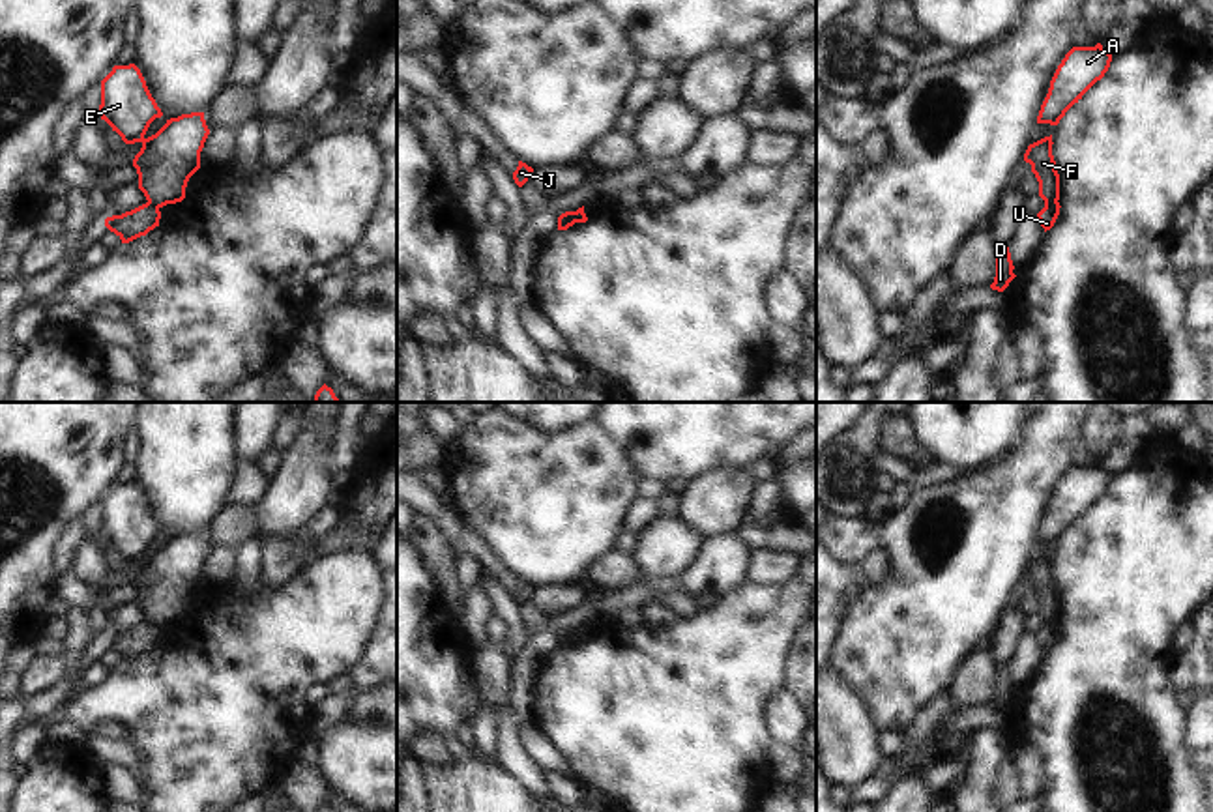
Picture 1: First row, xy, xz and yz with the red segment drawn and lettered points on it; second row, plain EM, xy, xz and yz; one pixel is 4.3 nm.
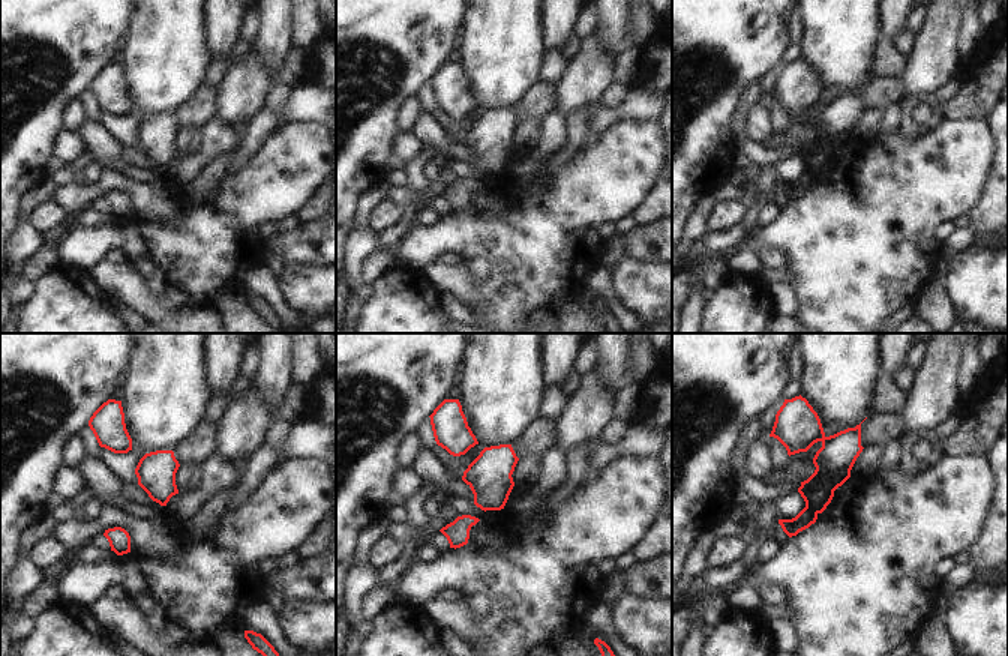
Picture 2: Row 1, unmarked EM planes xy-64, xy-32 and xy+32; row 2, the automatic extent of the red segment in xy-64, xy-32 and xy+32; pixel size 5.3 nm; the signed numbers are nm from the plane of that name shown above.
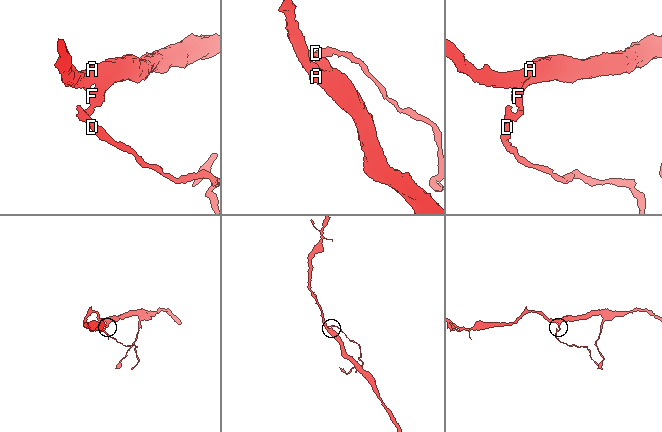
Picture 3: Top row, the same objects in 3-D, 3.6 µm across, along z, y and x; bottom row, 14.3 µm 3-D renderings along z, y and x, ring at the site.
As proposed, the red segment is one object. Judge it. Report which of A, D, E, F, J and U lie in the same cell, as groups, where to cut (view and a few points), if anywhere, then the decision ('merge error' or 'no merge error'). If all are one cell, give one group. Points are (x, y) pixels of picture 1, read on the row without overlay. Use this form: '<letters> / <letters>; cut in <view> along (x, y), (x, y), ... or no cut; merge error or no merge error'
A E F / D J U; cut in yz along (1056, 620), (1045, 623); merge error

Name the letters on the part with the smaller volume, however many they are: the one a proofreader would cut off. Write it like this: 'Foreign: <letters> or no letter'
Foreign: D, J, U

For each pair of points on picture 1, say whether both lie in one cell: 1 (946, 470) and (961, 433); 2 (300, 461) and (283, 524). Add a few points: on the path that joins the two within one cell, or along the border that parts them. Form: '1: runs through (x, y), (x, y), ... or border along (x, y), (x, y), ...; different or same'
1: border along (936, 461), (948, 461), (966, 470); different
2: runs through (300, 476), (300, 485), (283, 509); same

